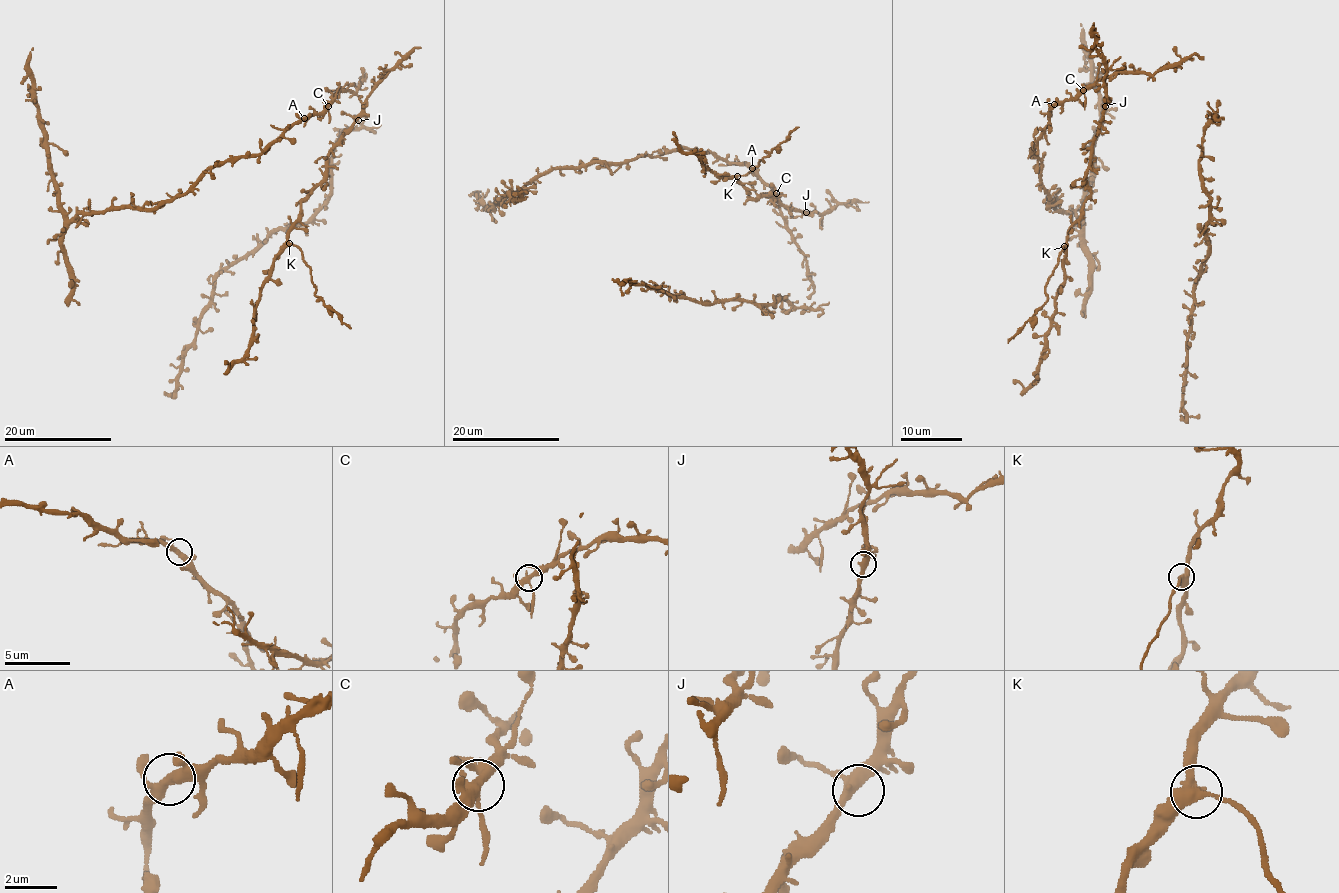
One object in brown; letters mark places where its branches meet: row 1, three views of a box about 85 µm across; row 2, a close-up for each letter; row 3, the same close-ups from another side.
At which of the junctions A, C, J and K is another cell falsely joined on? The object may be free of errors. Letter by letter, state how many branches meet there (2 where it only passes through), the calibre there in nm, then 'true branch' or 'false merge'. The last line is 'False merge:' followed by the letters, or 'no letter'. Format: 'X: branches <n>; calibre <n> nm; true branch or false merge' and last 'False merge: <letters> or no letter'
A: branches 3; calibre 320 nm; true branch
C: branches 3; calibre 320 nm; true branch
J: branches 3; calibre 360 nm; true branch
K: branches 3; calibre 380 nm; false merge
False merge: K

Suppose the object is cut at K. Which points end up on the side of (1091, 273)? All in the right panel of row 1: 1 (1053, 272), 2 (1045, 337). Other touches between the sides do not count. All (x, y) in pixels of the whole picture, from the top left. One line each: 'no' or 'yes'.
1: no
2: yes

